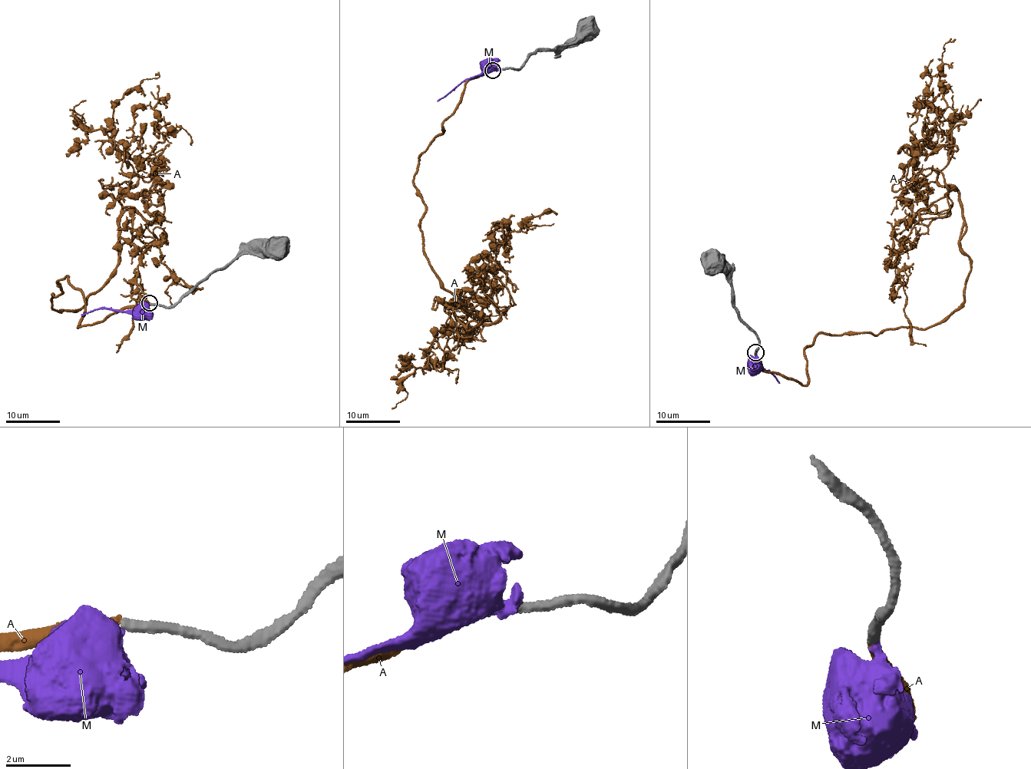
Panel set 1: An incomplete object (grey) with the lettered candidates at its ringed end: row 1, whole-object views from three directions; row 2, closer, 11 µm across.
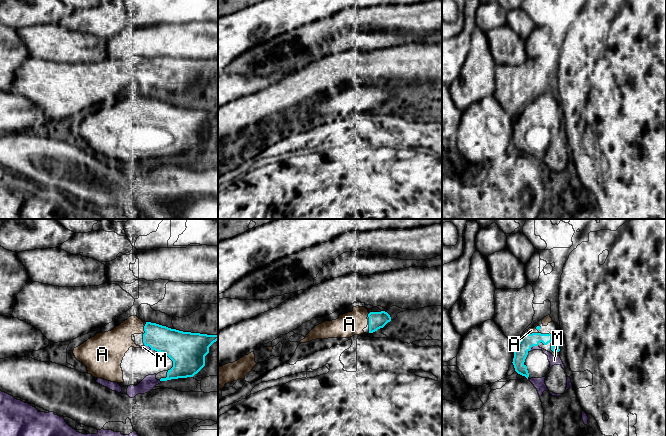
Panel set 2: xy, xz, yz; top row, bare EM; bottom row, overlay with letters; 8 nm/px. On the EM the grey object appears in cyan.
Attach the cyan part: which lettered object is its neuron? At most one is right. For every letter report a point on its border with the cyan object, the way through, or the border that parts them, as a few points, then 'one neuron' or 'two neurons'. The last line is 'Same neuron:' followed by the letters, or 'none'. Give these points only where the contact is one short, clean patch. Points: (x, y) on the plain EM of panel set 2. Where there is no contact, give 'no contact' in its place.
A: yz (536, 109) | one neuron
M: yz (534, 121) | along yz (537, 121), (532, 122) | two neurons
Same neuron: A

